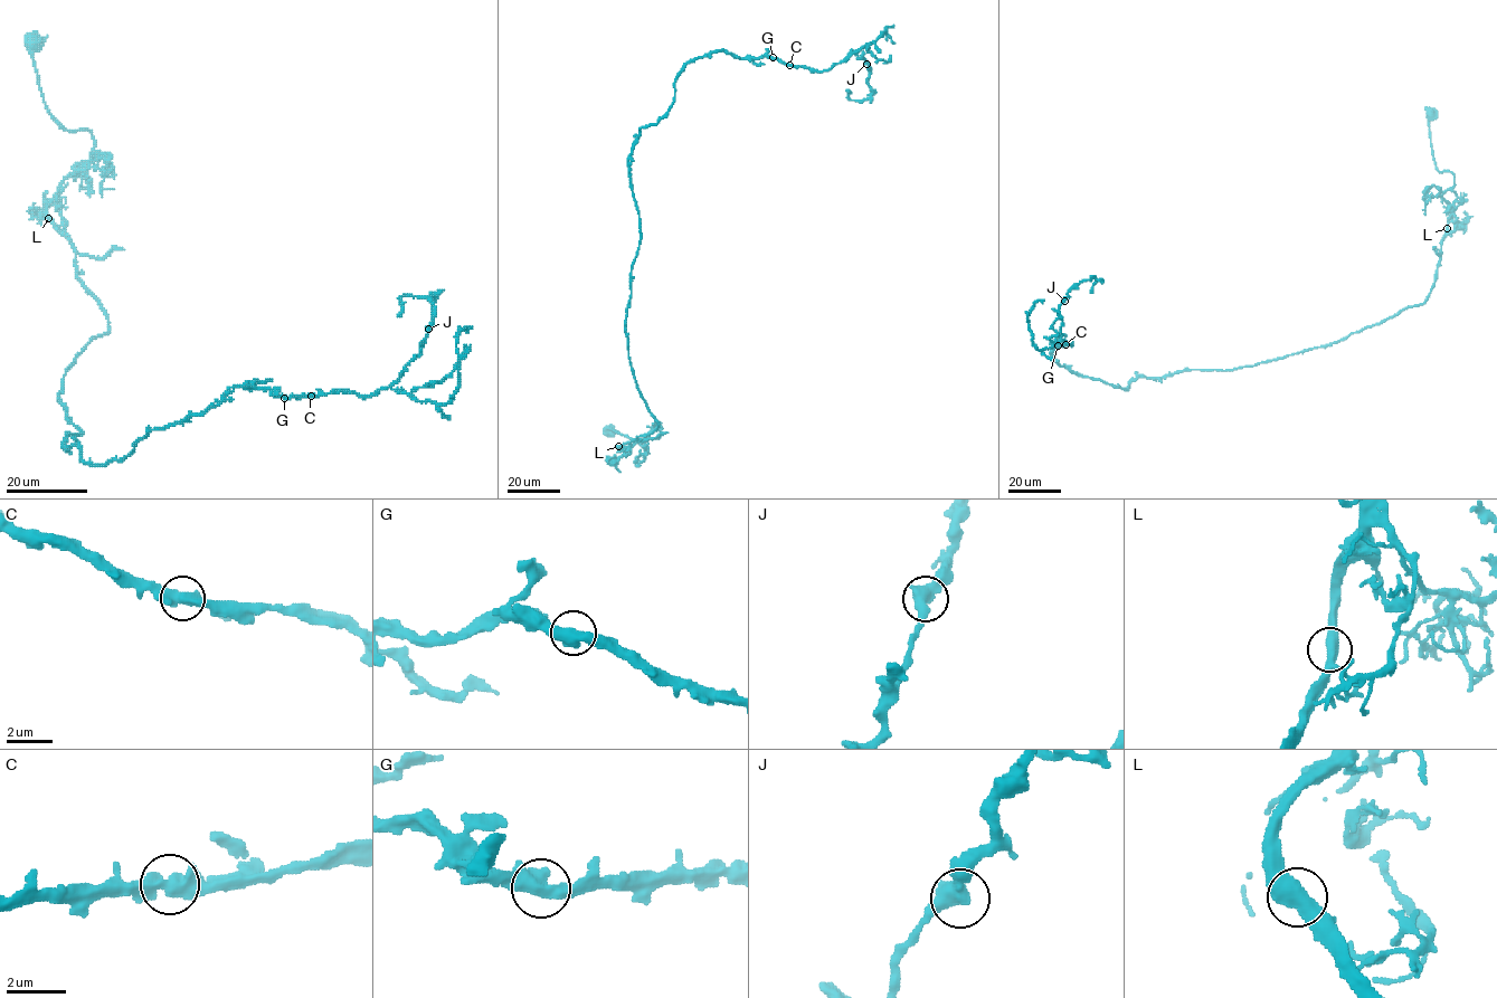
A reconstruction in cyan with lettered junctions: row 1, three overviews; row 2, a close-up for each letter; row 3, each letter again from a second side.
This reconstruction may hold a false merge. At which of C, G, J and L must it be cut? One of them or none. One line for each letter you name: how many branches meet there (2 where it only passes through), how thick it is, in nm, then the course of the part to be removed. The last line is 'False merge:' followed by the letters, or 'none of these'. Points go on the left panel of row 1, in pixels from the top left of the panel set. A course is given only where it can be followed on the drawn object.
False merge: none of these

